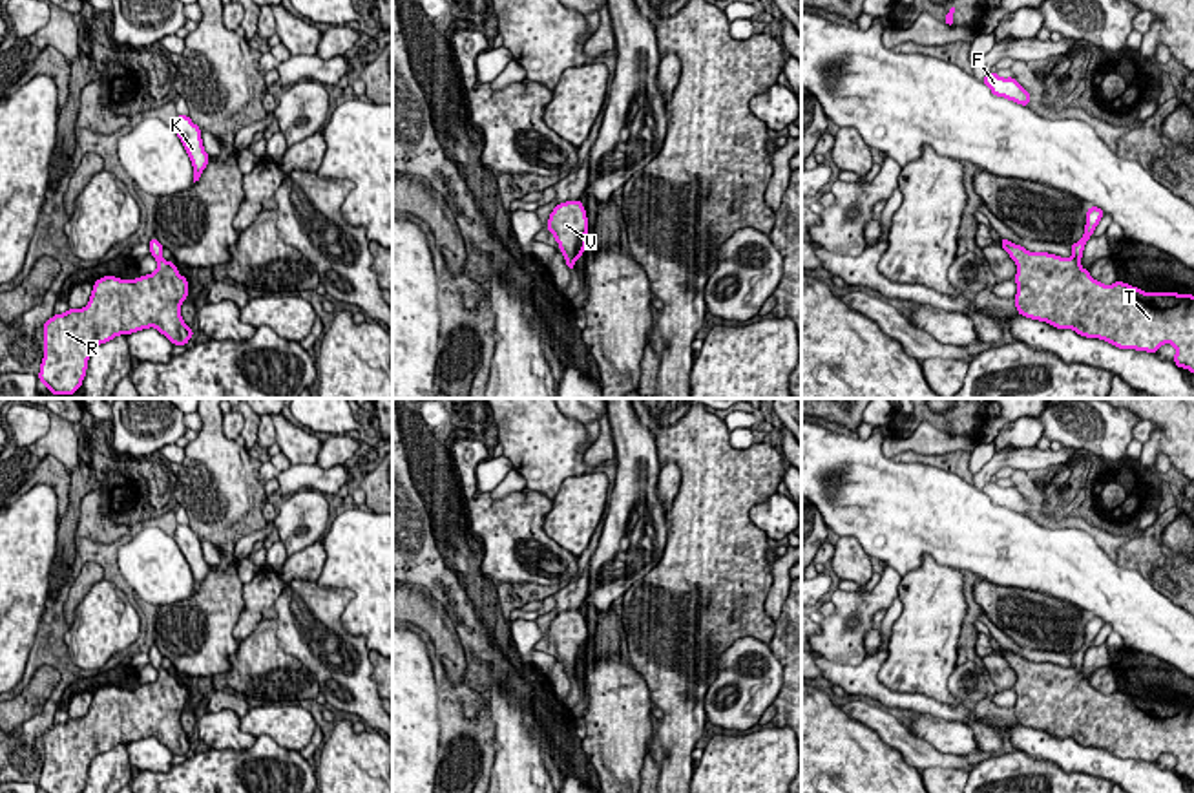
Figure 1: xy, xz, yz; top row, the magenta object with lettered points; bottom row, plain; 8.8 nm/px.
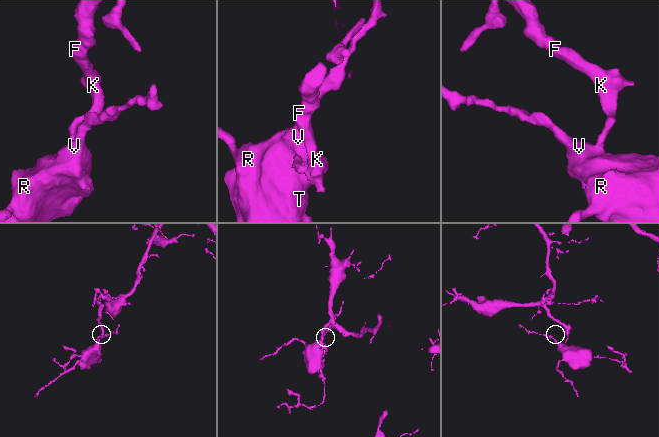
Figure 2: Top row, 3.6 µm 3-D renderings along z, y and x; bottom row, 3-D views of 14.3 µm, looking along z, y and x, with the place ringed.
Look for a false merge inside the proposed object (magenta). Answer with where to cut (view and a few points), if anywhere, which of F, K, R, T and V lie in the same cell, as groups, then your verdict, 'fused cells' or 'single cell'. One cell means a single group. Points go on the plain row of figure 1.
cut yz (1072, 667), (1078, 671); groups F K / R T V; fused cells

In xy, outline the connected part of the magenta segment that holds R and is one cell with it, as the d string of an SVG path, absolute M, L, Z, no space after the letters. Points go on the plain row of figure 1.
M159 669L157 680L137 689L115 685L93 693L82 718L53 724L44 731L42 793L82 793L91 760L119 744L155 736L173 755L186 755L194 740L181 725L188 689L173 671Z

